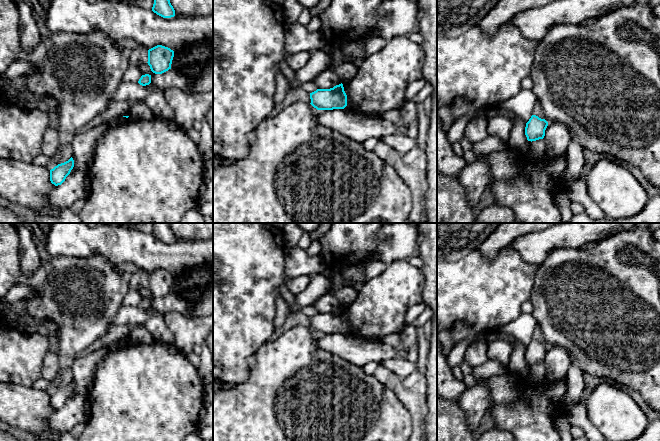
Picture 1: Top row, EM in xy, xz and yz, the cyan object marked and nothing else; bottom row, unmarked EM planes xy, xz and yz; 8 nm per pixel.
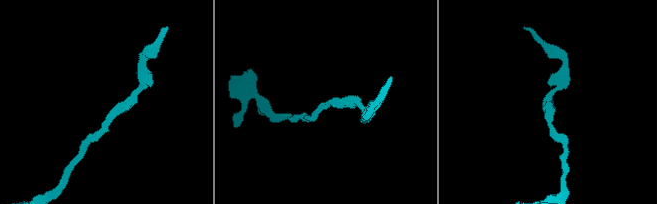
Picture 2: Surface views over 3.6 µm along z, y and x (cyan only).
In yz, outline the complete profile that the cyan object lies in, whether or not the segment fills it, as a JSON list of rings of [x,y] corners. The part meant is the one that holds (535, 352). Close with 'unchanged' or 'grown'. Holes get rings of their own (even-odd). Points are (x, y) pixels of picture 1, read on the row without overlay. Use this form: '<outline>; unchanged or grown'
[[[532,339],[525,351],[525,359],[527,364],[532,366],[543,363],[547,350],[548,346],[545,343],[541,343],[536,339]]]; unchanged

